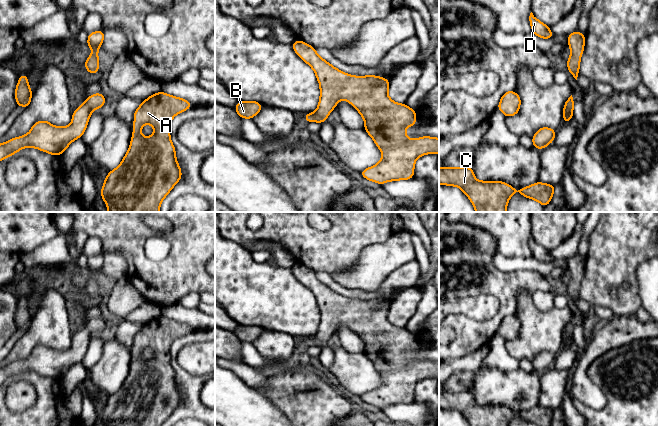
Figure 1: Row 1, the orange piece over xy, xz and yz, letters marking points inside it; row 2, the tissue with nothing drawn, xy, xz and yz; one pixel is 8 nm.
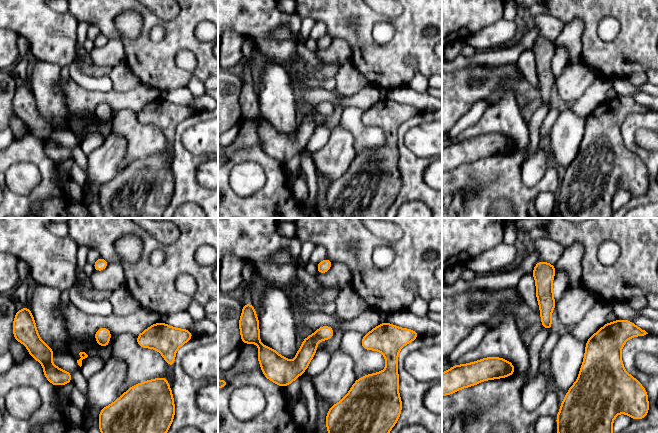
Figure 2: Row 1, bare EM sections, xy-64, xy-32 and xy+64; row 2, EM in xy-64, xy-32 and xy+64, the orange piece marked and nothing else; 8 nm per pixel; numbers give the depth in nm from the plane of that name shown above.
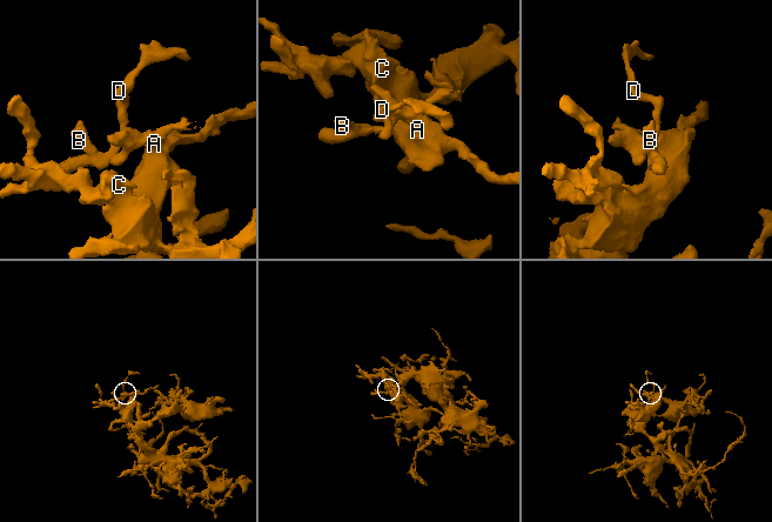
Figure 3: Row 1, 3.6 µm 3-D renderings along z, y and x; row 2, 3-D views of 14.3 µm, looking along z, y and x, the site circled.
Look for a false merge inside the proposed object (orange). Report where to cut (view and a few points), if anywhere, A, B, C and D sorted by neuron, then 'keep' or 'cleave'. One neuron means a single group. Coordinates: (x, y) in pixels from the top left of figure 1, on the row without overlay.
cut none; groups A B C D; keep

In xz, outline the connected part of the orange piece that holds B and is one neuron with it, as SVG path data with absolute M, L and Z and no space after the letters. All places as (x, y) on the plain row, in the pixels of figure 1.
M239 325L234 333L240 342L252 343L262 331L263 329L256 325Z

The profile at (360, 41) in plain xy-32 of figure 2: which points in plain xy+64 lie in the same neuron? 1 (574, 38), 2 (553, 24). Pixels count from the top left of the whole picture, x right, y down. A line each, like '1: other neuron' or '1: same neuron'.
1: other neuron
2: other neuron

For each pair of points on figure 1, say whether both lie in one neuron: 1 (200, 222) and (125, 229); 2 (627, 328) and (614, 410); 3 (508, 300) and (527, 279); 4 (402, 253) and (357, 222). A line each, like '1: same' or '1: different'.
1: same
2: different
3: same
4: different

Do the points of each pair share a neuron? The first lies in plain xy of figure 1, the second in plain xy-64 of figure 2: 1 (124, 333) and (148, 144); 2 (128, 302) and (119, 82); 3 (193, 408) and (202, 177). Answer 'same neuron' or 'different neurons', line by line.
1: same neuron
2: same neuron
3: different neurons

